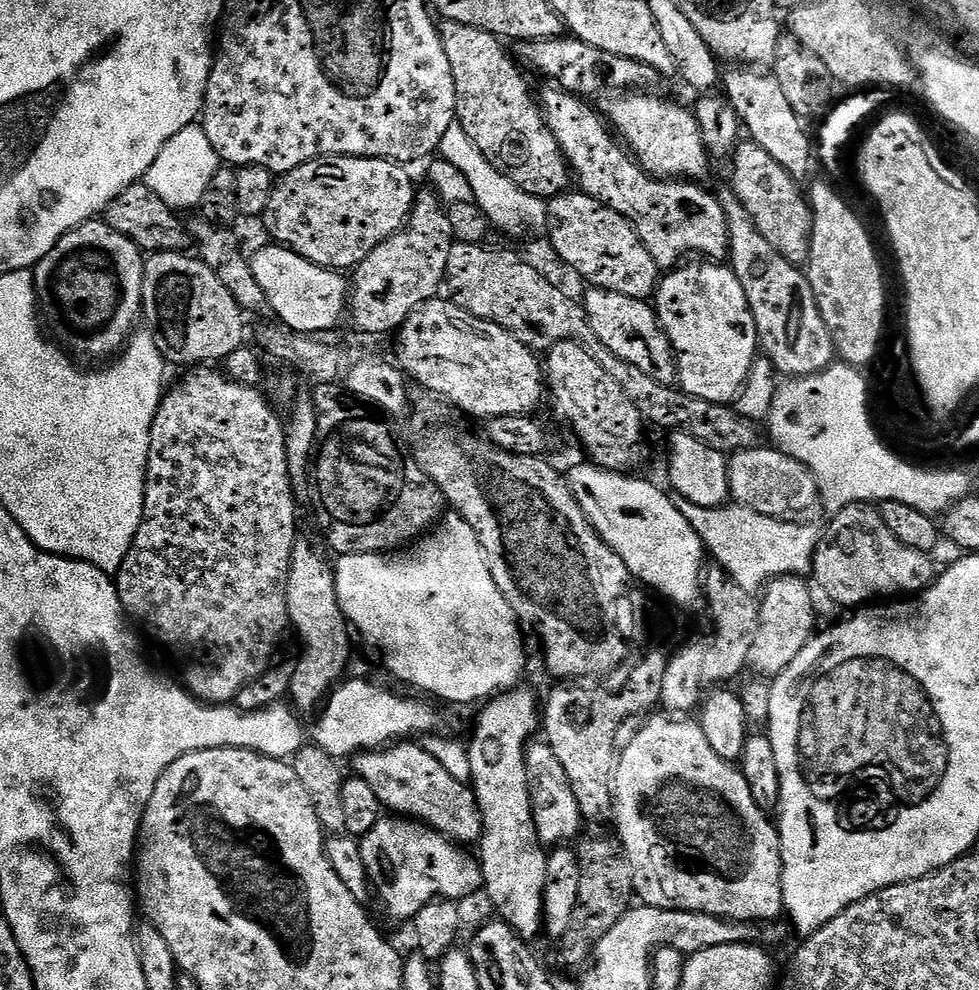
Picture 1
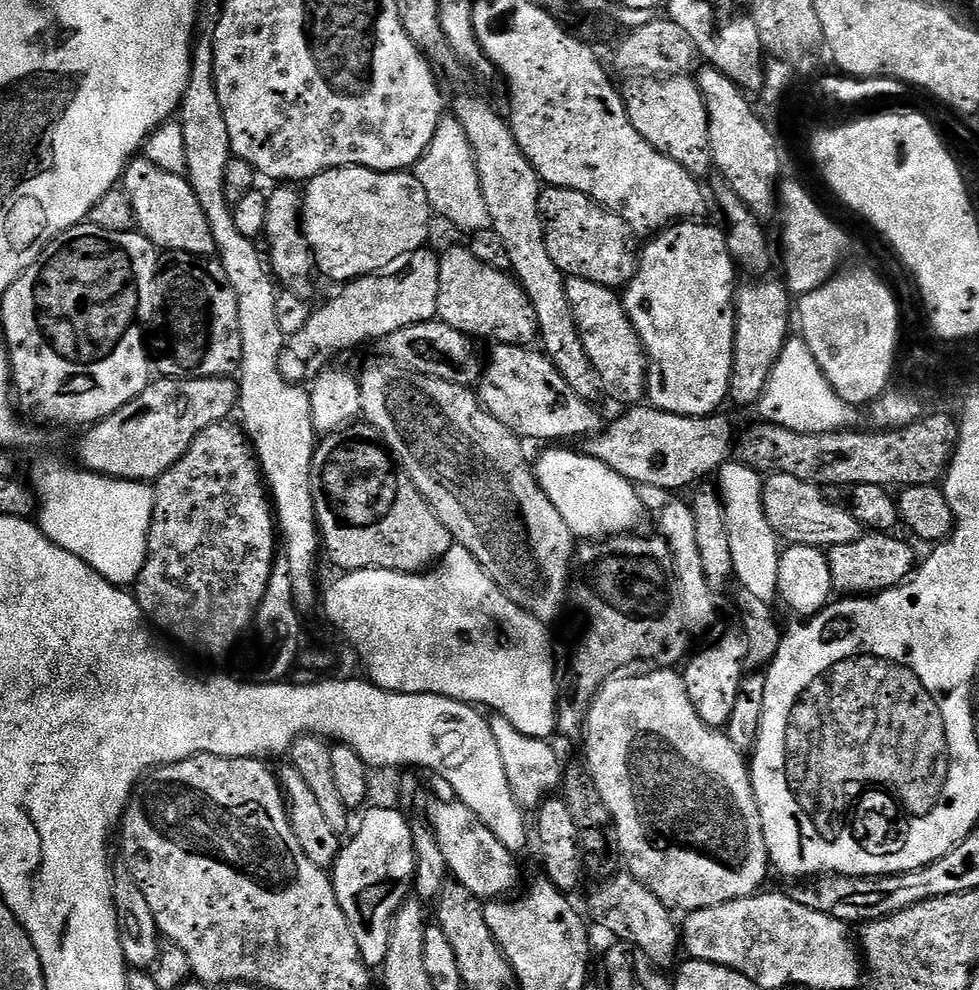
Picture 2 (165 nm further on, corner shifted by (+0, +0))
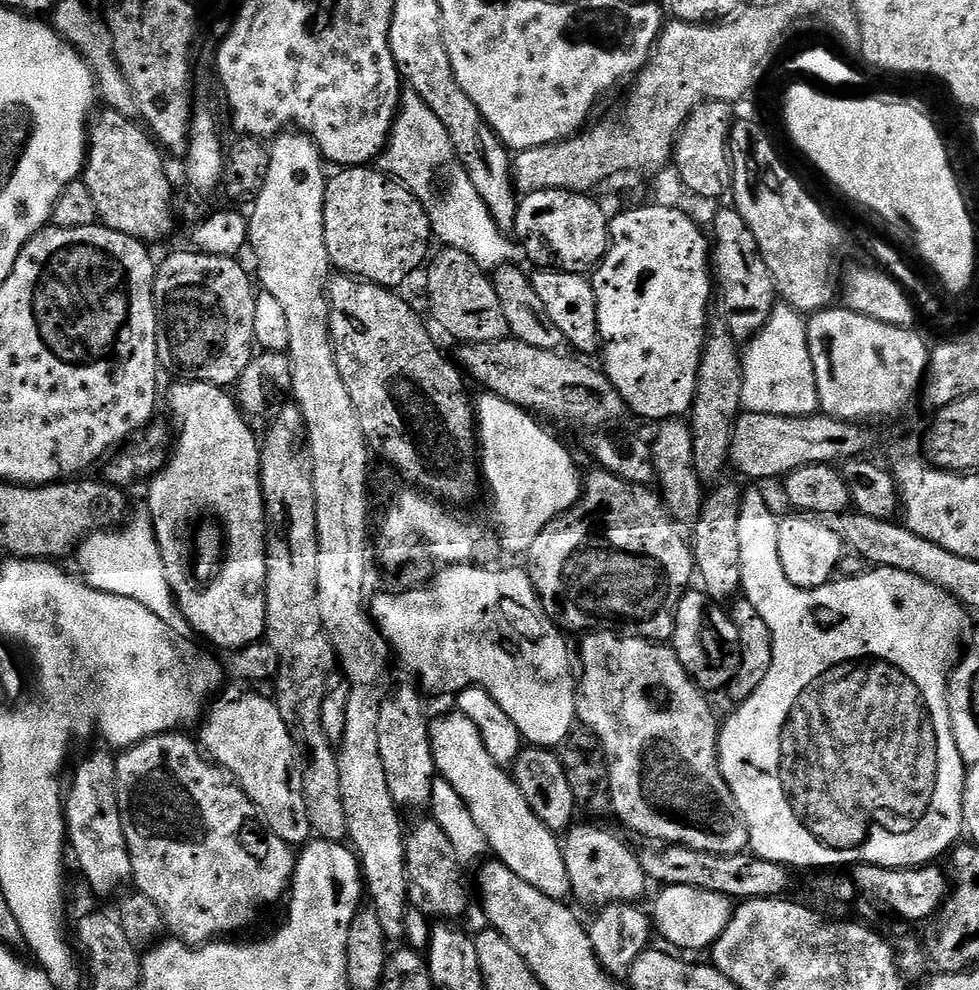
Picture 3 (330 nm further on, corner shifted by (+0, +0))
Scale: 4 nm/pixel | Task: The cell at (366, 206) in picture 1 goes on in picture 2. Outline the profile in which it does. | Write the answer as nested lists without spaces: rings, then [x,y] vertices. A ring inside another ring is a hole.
[[[335,168],[318,174],[302,192],[300,227],[312,251],[315,271],[328,280],[347,282],[375,272],[383,273],[398,258],[429,243],[428,231],[432,228],[434,213],[422,182],[411,171],[379,172],[369,168]]]

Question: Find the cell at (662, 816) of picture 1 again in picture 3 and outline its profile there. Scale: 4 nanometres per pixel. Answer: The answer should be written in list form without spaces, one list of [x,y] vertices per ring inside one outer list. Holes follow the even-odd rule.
[[[592,630],[583,637],[584,640],[580,644],[580,656],[578,652],[578,679],[574,684],[574,691],[576,693],[576,719],[588,732],[591,733],[593,737],[599,740],[600,751],[603,753],[605,762],[607,764],[607,779],[608,779],[608,790],[611,796],[611,811],[615,814],[626,827],[632,832],[637,832],[640,836],[645,836],[648,840],[660,840],[656,842],[667,842],[669,845],[680,845],[682,847],[693,848],[699,852],[709,852],[710,854],[730,854],[733,856],[736,852],[745,851],[748,848],[748,827],[744,824],[744,818],[740,815],[740,811],[736,808],[736,803],[734,802],[734,796],[730,794],[730,788],[728,783],[722,778],[720,773],[720,753],[718,751],[718,719],[712,713],[712,708],[708,705],[708,700],[703,696],[701,689],[698,687],[695,679],[690,675],[689,669],[685,668],[680,662],[680,658],[675,647],[669,646],[664,642],[653,642],[643,635],[640,636],[624,636],[619,640],[612,632],[596,632],[597,630]]]

